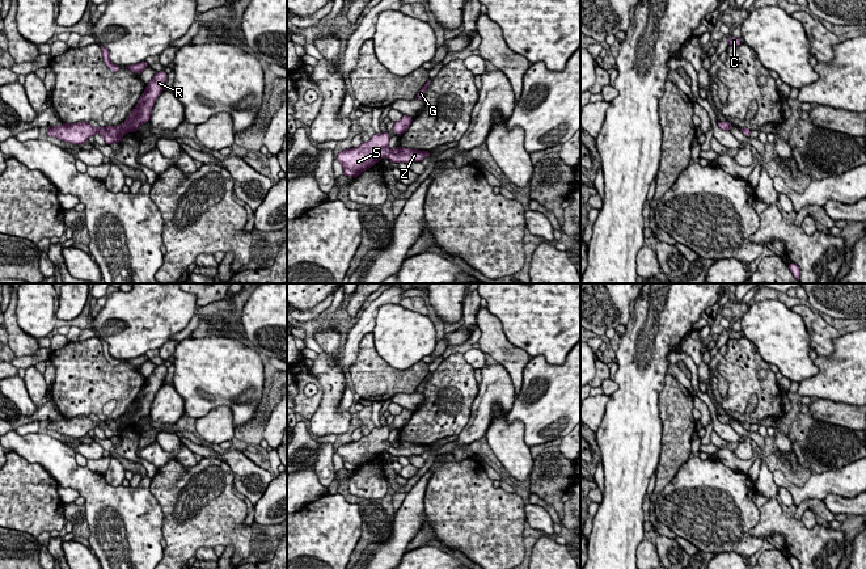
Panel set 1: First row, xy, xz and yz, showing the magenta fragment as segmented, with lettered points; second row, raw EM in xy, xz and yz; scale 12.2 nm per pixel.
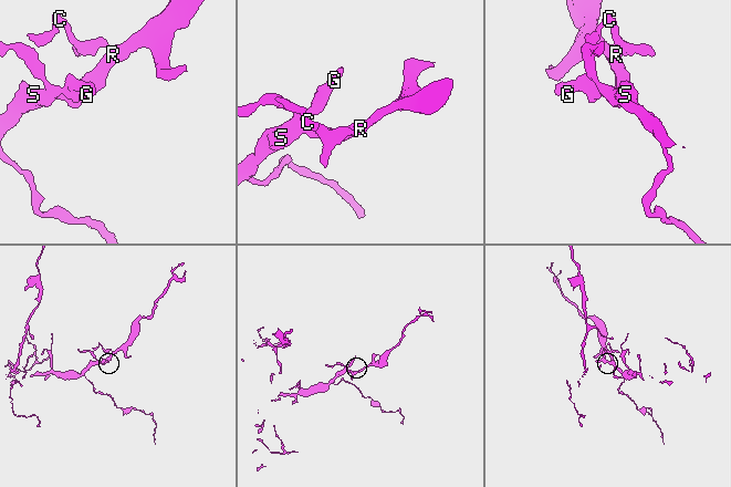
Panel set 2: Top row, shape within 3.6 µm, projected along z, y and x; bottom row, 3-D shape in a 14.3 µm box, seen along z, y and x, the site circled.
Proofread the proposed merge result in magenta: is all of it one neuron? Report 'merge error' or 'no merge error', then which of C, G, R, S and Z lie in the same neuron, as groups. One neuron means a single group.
no merge error; groups C G R S Z

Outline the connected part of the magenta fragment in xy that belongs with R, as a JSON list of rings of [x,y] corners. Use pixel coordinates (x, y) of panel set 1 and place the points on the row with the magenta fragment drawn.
[[[164,71],[156,72],[153,79],[145,87],[136,106],[130,113],[128,118],[118,126],[92,127],[88,122],[63,123],[62,126],[51,126],[47,128],[47,135],[72,144],[84,144],[89,136],[96,132],[101,134],[105,144],[121,143],[127,132],[135,132],[140,125],[149,122],[151,111],[156,98],[162,93],[168,73]]]

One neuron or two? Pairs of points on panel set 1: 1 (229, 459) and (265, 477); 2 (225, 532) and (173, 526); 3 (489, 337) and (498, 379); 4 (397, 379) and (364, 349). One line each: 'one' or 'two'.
1: one
2: one
3: two
4: one

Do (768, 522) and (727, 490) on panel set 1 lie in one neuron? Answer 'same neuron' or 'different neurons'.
different neurons

